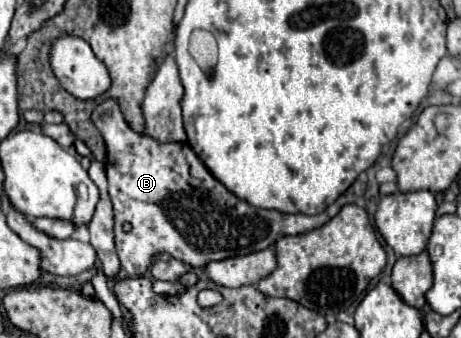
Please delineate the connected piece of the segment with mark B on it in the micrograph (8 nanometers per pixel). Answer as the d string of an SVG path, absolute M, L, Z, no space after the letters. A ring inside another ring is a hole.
M108 98L98 104L92 112L92 122L102 132L106 142L106 176L108 194L114 208L114 242L120 264L128 276L142 276L152 264L154 254L170 254L192 268L202 268L208 266L208 262L260 252L270 248L282 234L296 236L320 228L346 202L354 202L366 190L366 184L354 182L328 210L316 216L254 208L252 204L236 198L218 180L212 190L194 188L178 170L172 168L170 160L184 158L182 152L178 154L174 144L158 144L146 134L136 134L124 122L116 100ZM122 222L130 222L132 232L124 234Z

